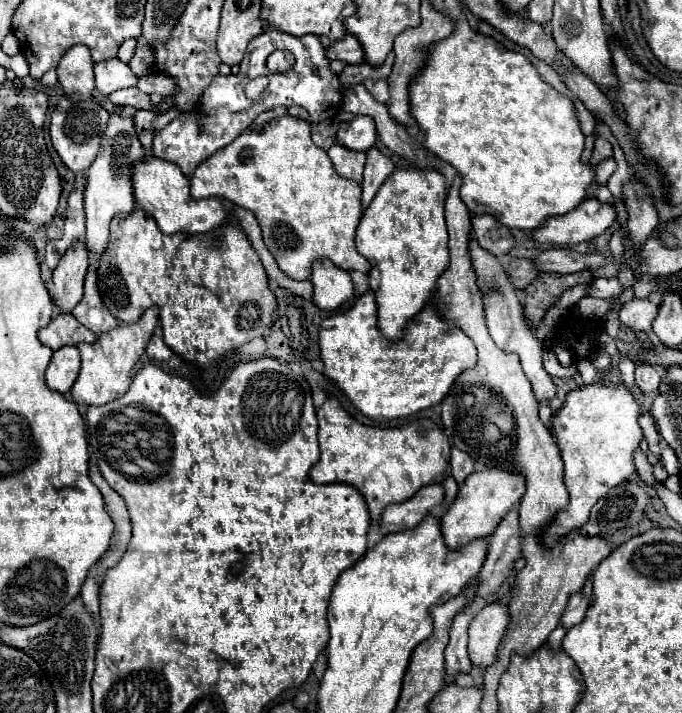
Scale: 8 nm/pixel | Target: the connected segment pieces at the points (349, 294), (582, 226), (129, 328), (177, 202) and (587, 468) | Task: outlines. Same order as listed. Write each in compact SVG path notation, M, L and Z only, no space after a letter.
M317 259L313 263L313 303L319 309L335 311L343 303L353 299L353 283L347 271L333 265L329 259Z
M585 199L573 211L543 223L539 231L531 233L531 239L543 245L571 245L601 235L613 223L615 207L599 203L597 199Z
M147 309L139 323L123 323L115 331L99 335L95 343L79 343L77 347L81 351L81 373L75 385L71 387L73 401L81 405L107 405L123 397L131 385L131 369L145 353L145 347L153 335L157 321L157 309Z
M157 157L135 163L133 165L133 189L135 189L137 207L149 211L165 235L171 235L171 233L205 235L227 223L227 211L223 207L223 201L219 197L195 201L189 195L189 179L181 173L181 169L175 163L169 163Z
M611 369L607 377L619 387L603 385L585 385L567 393L565 403L551 417L553 437L563 459L563 483L569 491L569 505L555 523L551 531L543 531L543 547L551 547L555 539L561 539L573 529L579 529L589 519L591 507L607 495L607 491L625 479L631 479L635 473L633 451L639 447L643 431L637 423L641 409L635 403L633 395L625 389L619 369Z

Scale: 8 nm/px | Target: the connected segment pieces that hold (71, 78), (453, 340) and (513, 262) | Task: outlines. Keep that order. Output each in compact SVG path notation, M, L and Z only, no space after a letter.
M85 45L71 47L57 65L57 77L67 99L71 101L91 99L95 91L95 77L89 49Z
M367 291L351 309L333 313L321 323L319 357L325 365L323 375L345 393L359 413L369 419L391 421L437 405L455 379L475 365L477 351L461 329L437 315L435 305L411 319L403 339L387 341L377 329L375 295Z
M509 259L507 265L507 275L511 279L511 283L517 289L523 289L525 285L531 283L531 279L535 279L539 271L533 267L533 263L529 259Z

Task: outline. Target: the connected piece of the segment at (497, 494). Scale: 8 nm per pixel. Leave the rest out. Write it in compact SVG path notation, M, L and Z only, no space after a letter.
M489 467L485 471L471 473L465 483L461 485L457 499L453 501L451 509L441 519L441 533L445 537L447 547L459 549L471 541L485 539L493 535L495 527L501 523L501 519L511 511L511 507L517 507L521 497L525 493L525 481L519 475L513 475L505 469Z

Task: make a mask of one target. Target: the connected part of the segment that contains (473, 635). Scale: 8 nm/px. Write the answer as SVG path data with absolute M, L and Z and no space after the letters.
M491 603L475 615L469 627L469 645L467 645L467 653L473 665L485 669L491 663L495 663L497 647L507 631L507 623L509 623L507 605L501 603Z

